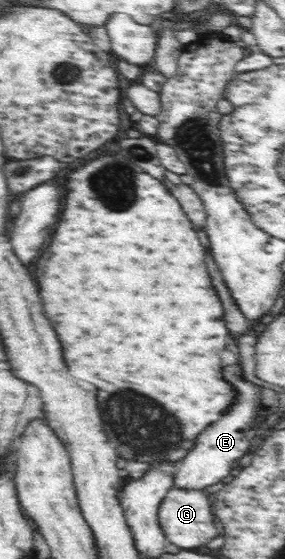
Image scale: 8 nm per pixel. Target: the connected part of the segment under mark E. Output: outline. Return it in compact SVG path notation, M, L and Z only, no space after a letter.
M240 361L224 368L224 378L234 385L236 402L196 438L194 448L182 458L180 468L173 474L176 489L203 490L207 486L217 484L235 470L239 460L247 451L253 449L256 443L255 427L259 424L255 421L261 416L261 388L244 378Z

